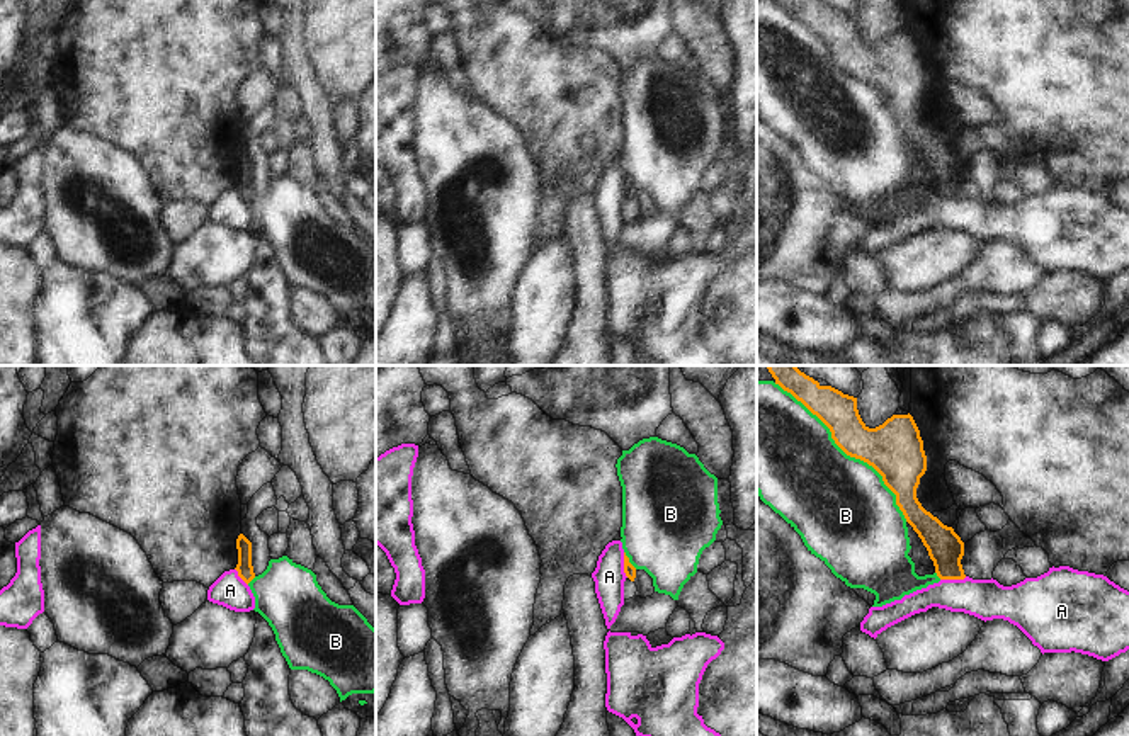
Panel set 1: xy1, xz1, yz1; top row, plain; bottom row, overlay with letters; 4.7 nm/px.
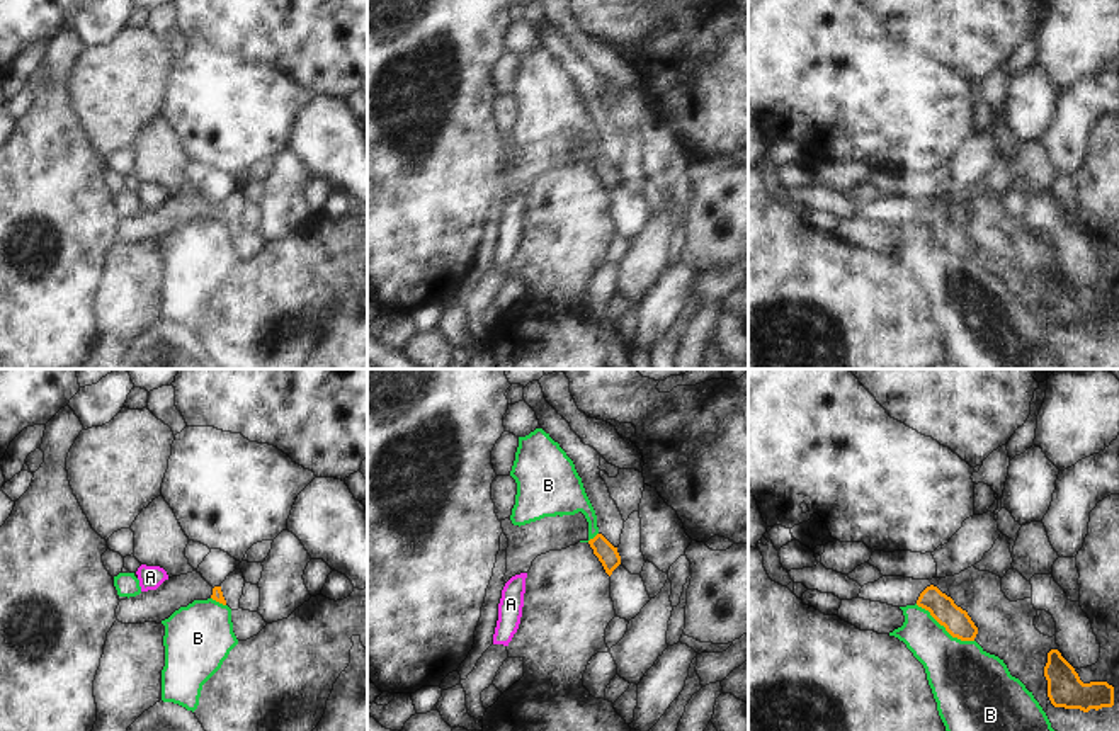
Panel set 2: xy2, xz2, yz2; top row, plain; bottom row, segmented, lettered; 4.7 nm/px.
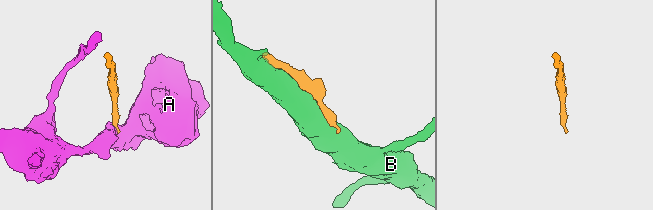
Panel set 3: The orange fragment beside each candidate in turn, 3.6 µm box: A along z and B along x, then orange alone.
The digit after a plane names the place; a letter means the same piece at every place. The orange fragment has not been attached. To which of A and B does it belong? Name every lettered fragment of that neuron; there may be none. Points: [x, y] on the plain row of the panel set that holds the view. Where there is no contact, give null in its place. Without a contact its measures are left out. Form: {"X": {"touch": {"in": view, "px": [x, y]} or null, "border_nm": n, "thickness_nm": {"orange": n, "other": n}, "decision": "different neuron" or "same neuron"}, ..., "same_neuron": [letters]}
{"A": {"touch": {"in": "yz1", "px": [953, 198]}, "border_nm": 130, "thickness_nm": {"orange": 170, "other": 190}, "decision": "different neuron"}, "B": {"touch": {"in": "yz1", "px": [847, 73]}, "border_nm": 900, "thickness_nm": {"orange": 280, "other": 460}, "decision": "different neuron"}, "same_neuron": []}

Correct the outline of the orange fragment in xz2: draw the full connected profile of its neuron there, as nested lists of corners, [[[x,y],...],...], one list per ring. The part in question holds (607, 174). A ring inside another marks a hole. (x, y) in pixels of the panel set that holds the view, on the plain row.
[[[597,153],[588,160],[588,163],[594,168],[594,173],[602,182],[605,192],[611,196],[612,190],[621,184],[617,167],[614,167],[602,153]]]

